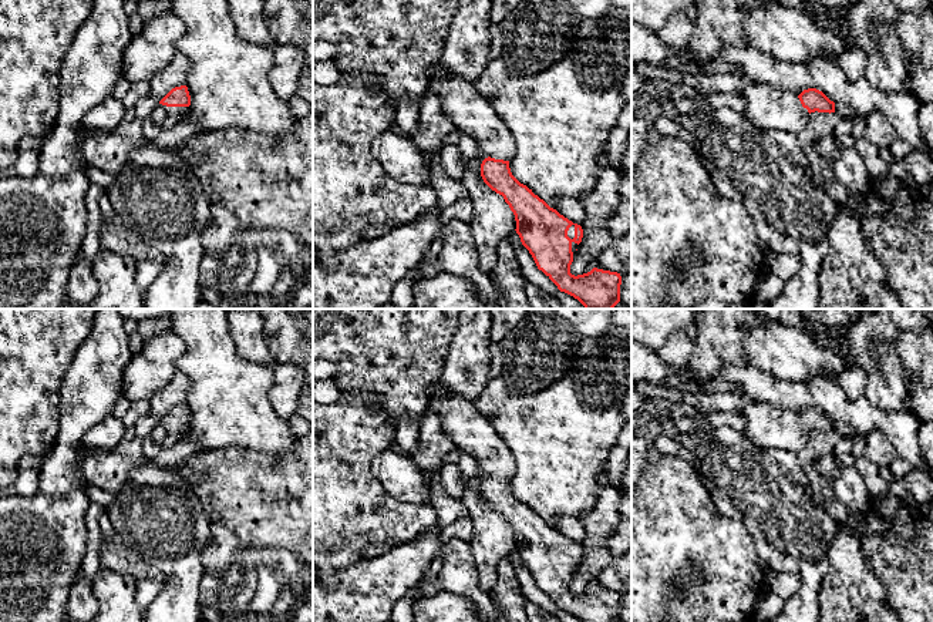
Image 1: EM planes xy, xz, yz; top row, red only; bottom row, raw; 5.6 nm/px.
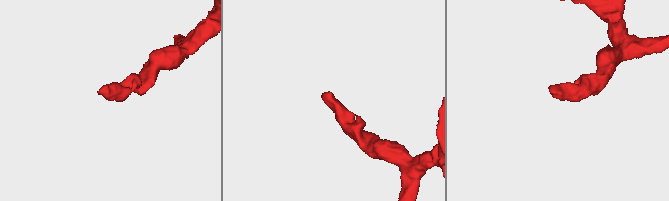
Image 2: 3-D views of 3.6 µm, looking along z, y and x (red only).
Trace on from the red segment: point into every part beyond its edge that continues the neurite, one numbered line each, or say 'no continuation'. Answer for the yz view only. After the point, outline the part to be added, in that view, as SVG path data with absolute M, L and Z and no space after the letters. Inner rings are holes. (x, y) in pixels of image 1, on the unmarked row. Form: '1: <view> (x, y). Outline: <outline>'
1: yz (768, 427). Outline: M750 403L742 411L744 434L761 448L798 453L809 440L809 431L794 411L765 403Z

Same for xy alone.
1: xy (165, 436). Outline: M159 423L151 433L152 440L165 450L178 444L189 431L189 426L166 426Z

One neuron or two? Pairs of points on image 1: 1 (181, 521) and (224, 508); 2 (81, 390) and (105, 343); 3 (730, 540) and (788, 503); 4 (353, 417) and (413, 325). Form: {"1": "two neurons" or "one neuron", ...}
{"1": "two neurons", "2": "one neuron", "3": "two neurons", "4": "two neurons"}

